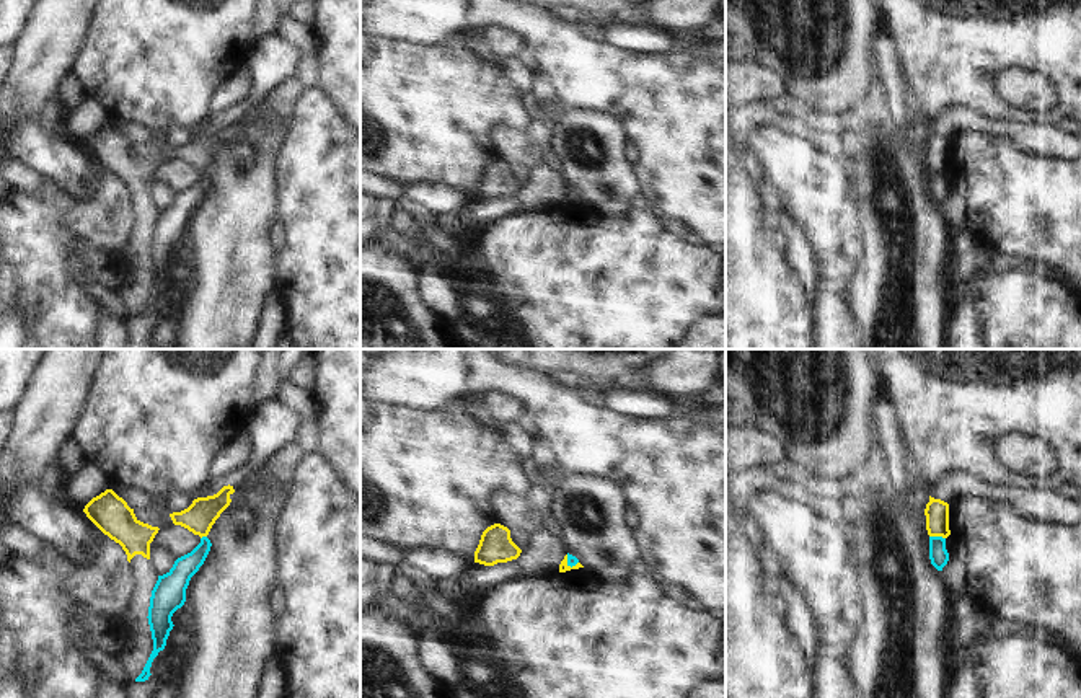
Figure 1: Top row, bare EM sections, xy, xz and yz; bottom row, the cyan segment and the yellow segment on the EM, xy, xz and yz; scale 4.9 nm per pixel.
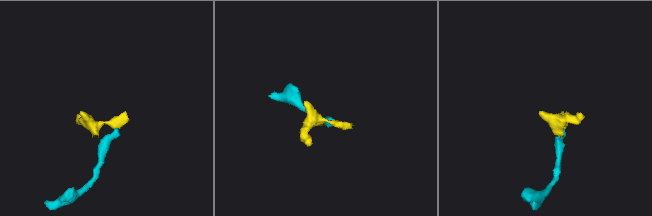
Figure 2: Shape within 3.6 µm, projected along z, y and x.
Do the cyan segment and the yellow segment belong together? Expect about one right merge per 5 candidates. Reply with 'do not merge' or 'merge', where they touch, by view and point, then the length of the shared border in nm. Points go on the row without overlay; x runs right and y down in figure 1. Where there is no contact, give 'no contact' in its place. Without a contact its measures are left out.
do not merge | yz (938, 172) | 80 nm

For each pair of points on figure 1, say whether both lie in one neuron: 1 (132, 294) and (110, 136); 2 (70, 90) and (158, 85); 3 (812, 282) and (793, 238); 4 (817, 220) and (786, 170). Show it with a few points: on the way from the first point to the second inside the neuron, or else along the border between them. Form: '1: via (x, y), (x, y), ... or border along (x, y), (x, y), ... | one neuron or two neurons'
1: via (139, 255), (141, 199), (136, 175) | one neuron
2: border along (70, 74), (82, 85), (85, 97) | two neurons
3: via (807, 271), (798, 250) | one neuron
4: via (817, 207), (817, 201), (799, 183) | one neuron

